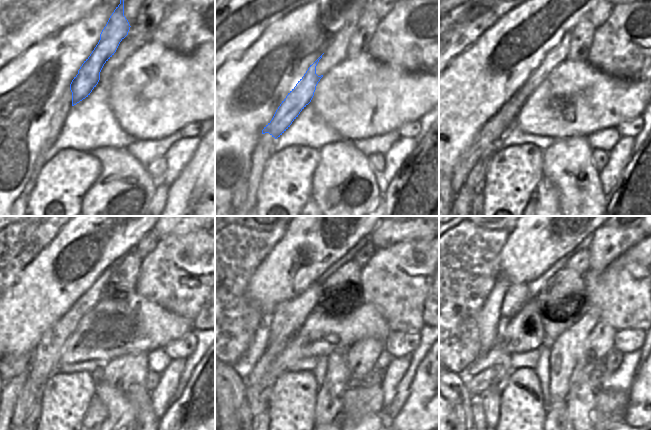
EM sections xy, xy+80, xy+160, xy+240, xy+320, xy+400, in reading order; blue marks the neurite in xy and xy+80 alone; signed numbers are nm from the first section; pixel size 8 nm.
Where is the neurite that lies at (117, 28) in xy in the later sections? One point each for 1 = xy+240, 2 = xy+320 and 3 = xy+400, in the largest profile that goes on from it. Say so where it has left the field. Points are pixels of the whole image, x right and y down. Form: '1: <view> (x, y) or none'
1: xy+240 (12, 388)
2: none
3: none

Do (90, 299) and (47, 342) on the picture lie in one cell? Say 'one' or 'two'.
one

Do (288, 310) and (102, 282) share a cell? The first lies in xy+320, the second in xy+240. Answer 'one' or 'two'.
one

